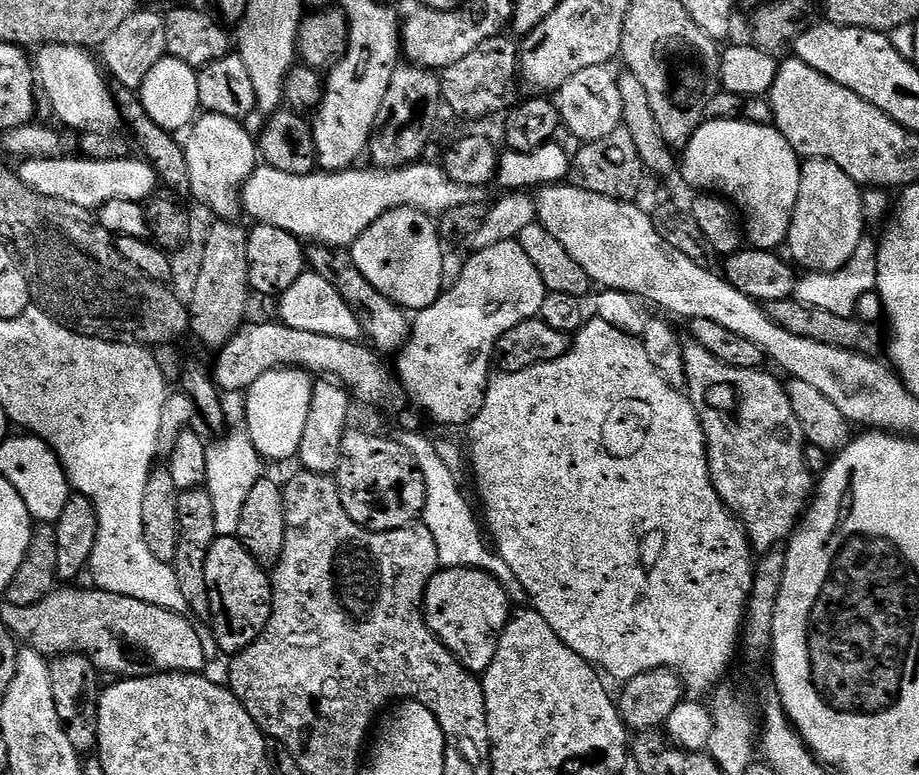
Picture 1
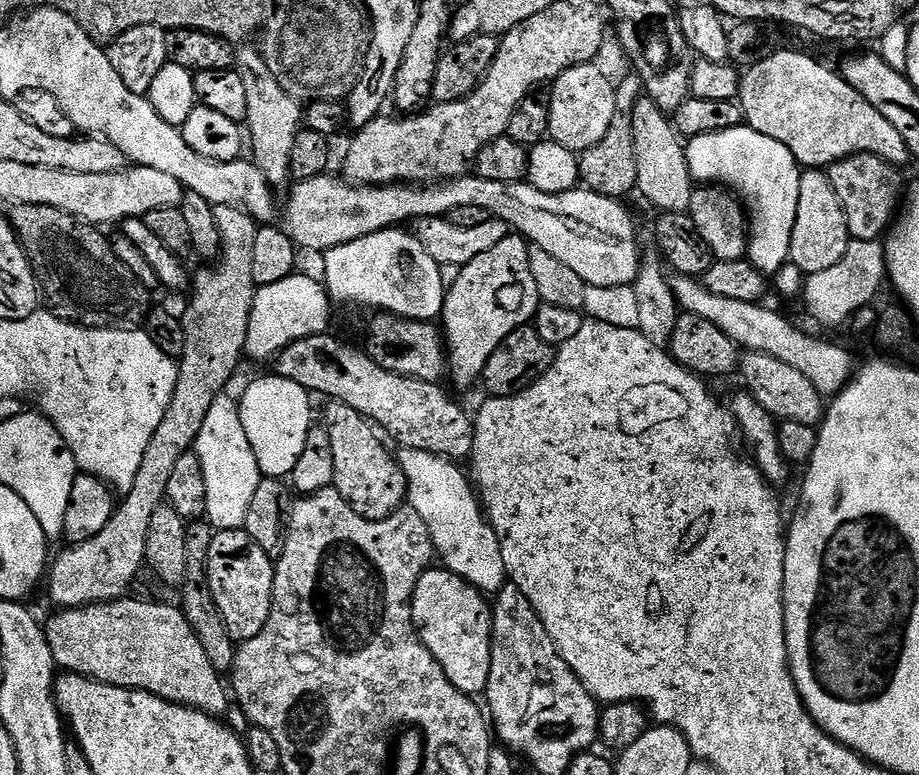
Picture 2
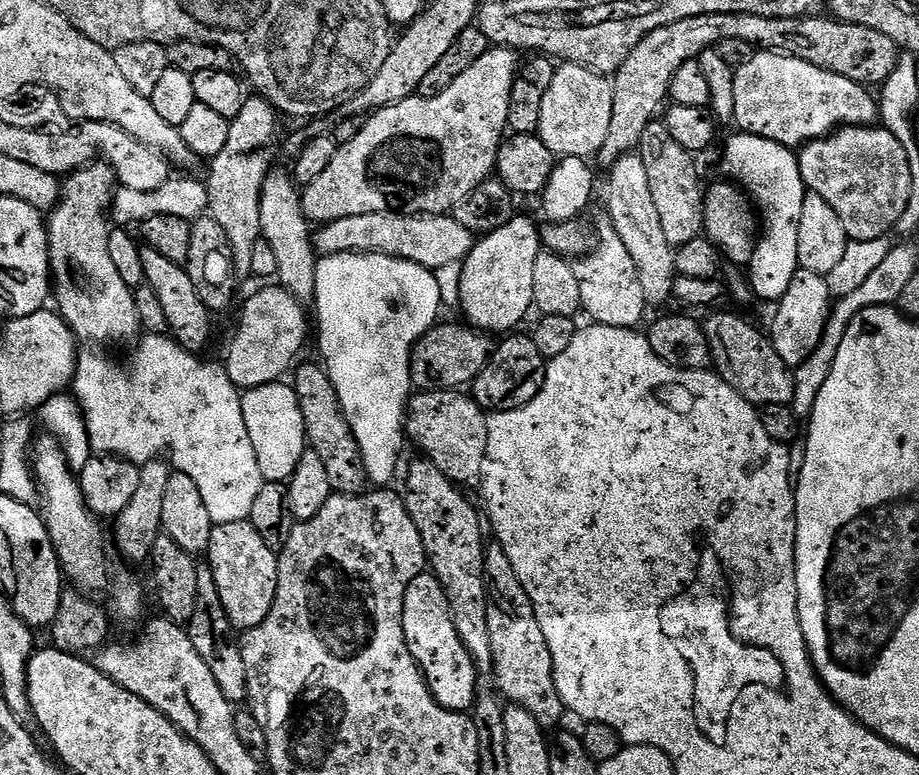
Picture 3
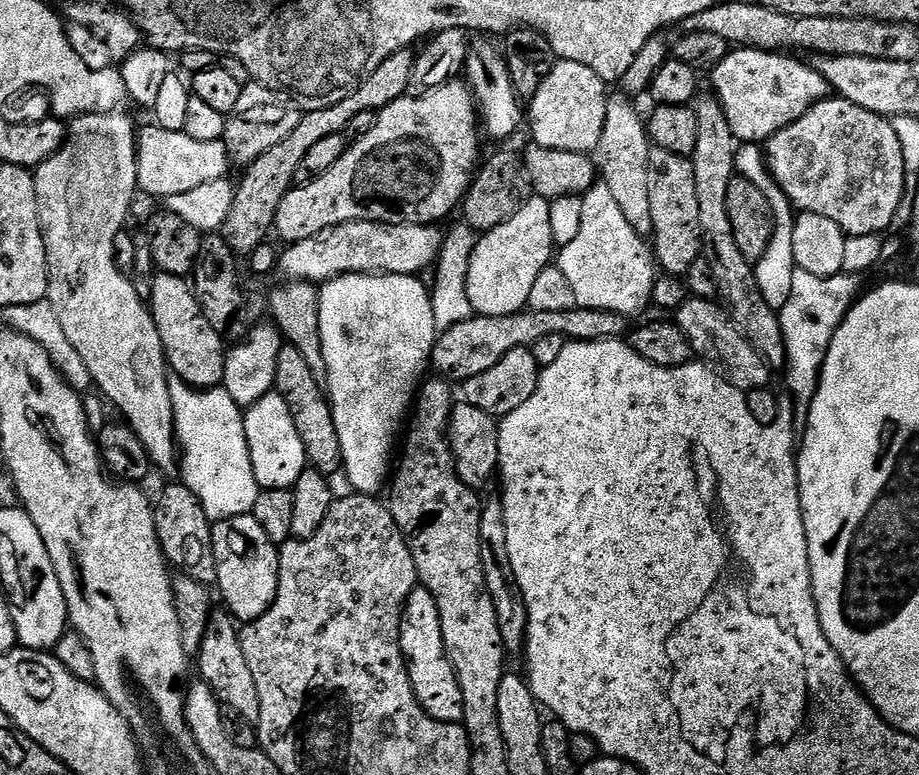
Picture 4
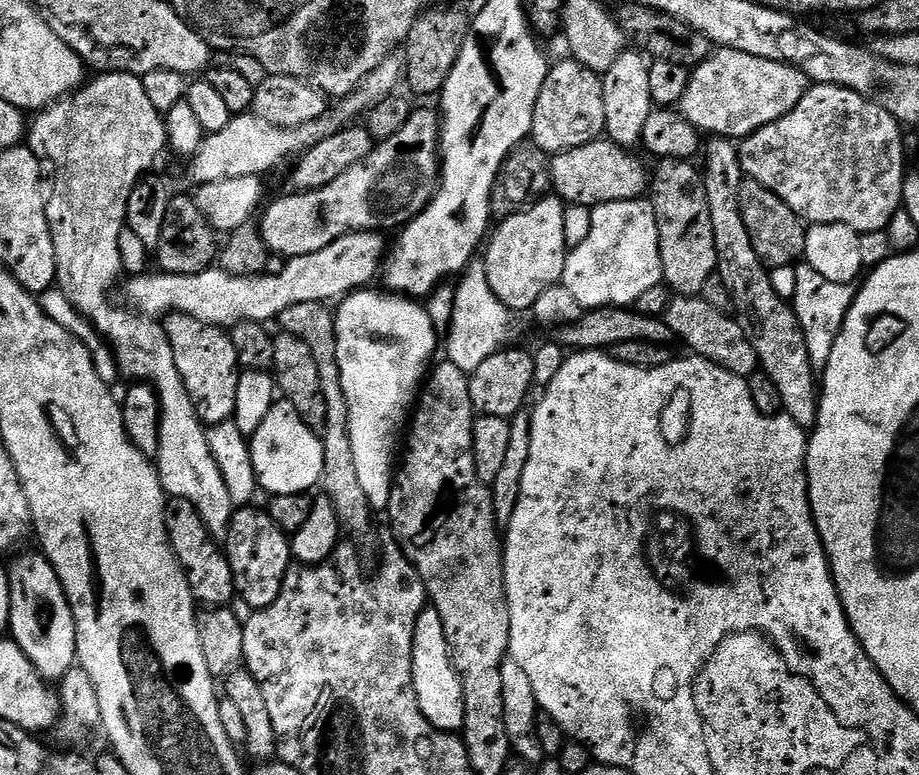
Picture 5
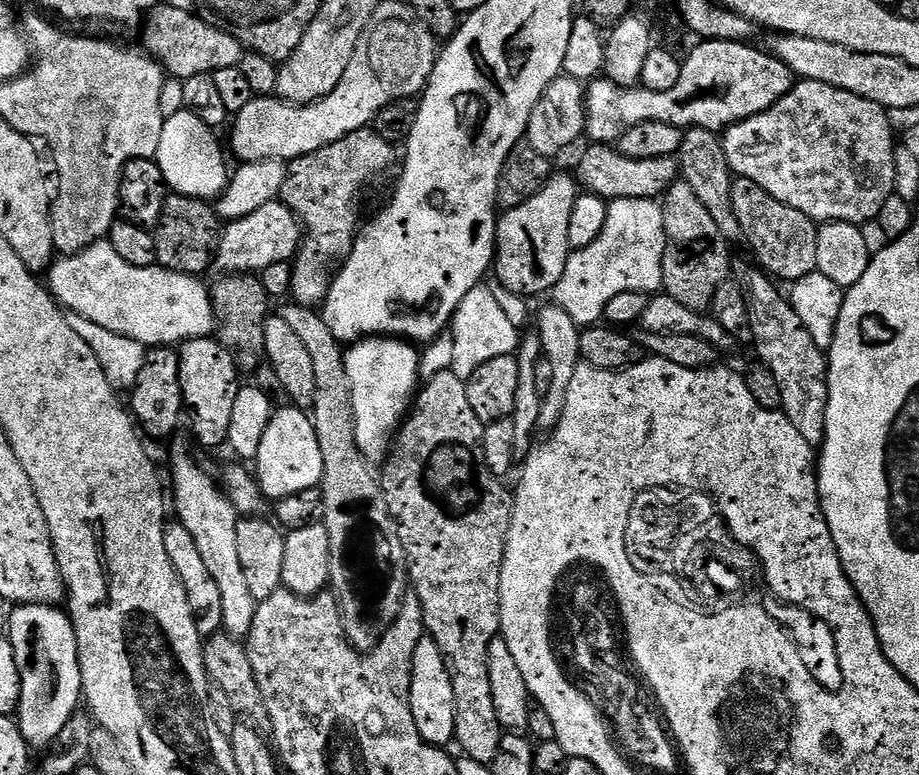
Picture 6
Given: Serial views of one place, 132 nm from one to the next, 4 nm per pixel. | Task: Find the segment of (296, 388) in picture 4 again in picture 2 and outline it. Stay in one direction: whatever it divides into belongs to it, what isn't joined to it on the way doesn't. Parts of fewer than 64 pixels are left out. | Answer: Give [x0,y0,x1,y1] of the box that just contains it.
[322,402,408,520]

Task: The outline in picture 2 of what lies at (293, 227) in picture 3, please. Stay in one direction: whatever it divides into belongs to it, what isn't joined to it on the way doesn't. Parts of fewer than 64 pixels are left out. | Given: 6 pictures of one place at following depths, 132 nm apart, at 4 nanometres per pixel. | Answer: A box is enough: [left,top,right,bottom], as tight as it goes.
[238,51,302,186]

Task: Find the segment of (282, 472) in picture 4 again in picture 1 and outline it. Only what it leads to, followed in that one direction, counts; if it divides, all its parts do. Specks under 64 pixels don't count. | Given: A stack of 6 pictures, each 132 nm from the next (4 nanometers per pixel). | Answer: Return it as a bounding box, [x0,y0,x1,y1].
[244,368,313,459]

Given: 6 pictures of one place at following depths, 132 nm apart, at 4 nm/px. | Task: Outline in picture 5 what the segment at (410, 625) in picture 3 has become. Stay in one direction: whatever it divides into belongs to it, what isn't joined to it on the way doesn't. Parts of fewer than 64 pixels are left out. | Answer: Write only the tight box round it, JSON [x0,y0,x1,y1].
[412,610,464,733]

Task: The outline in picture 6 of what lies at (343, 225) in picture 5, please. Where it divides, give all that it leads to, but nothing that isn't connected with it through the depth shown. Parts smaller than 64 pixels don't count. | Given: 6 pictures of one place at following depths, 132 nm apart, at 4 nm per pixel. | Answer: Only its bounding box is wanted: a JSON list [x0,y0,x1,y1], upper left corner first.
[215,202,302,273]

